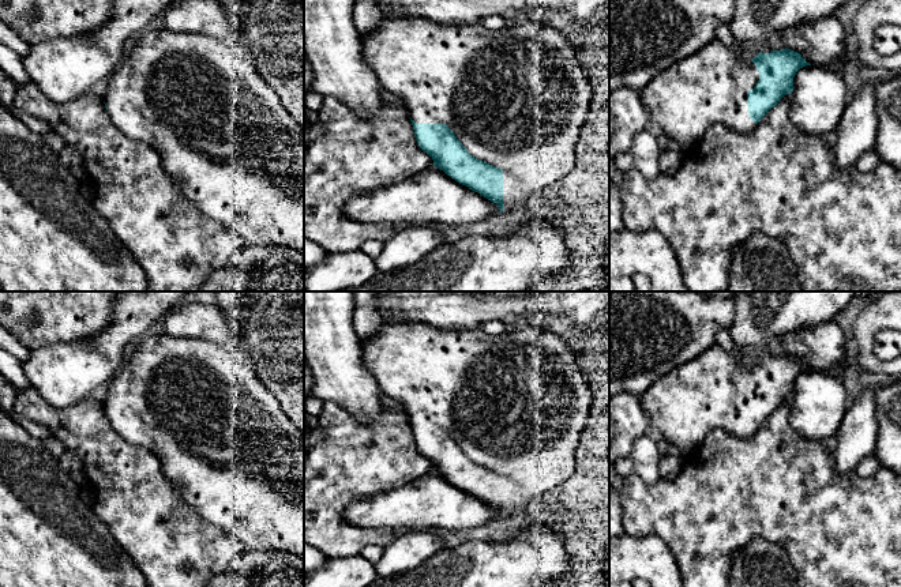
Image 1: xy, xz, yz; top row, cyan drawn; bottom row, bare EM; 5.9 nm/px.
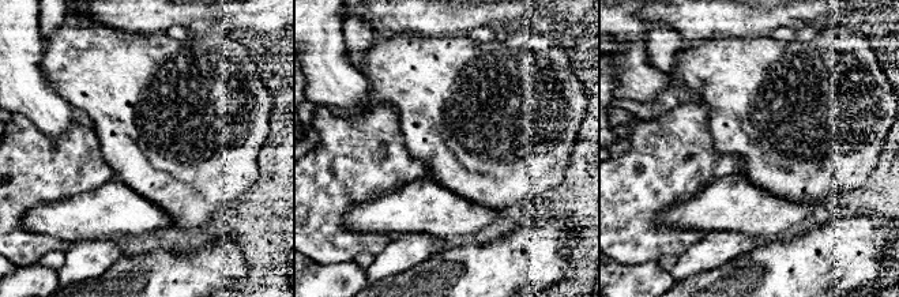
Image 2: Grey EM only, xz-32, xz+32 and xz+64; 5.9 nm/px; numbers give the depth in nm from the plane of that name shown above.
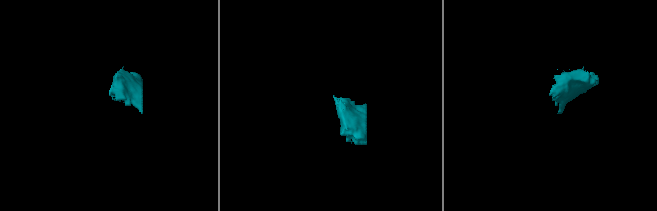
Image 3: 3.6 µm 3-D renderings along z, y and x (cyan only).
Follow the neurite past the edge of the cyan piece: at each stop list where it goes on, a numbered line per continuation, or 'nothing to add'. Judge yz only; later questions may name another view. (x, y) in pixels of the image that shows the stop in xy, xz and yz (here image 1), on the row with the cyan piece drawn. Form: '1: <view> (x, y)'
1: yz (709, 87)

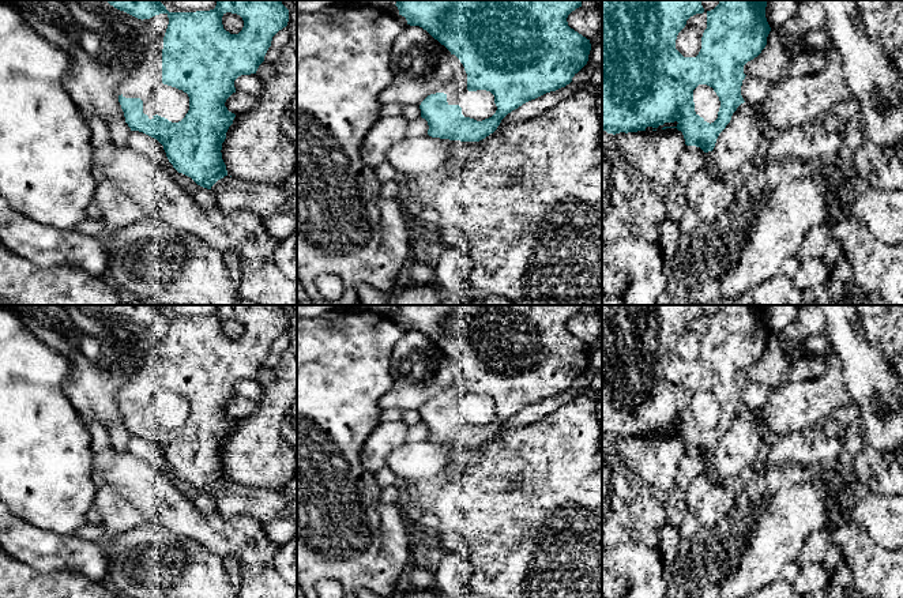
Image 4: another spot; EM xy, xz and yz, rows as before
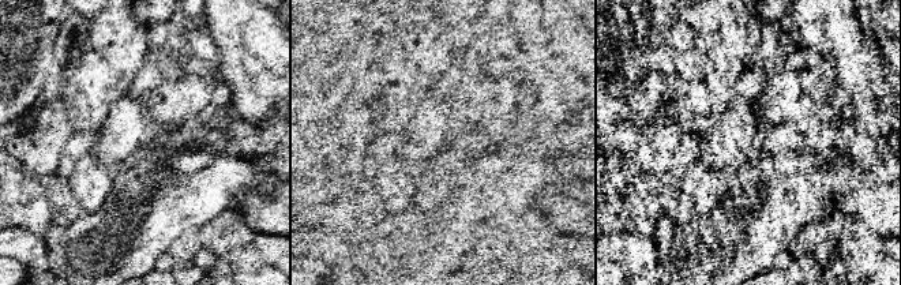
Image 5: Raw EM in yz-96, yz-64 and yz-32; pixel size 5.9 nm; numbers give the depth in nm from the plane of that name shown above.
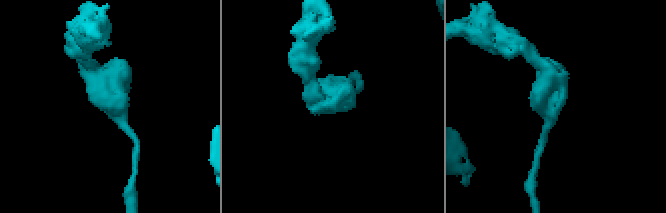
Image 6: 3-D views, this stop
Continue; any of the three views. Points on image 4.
1: xy (145, 82)

